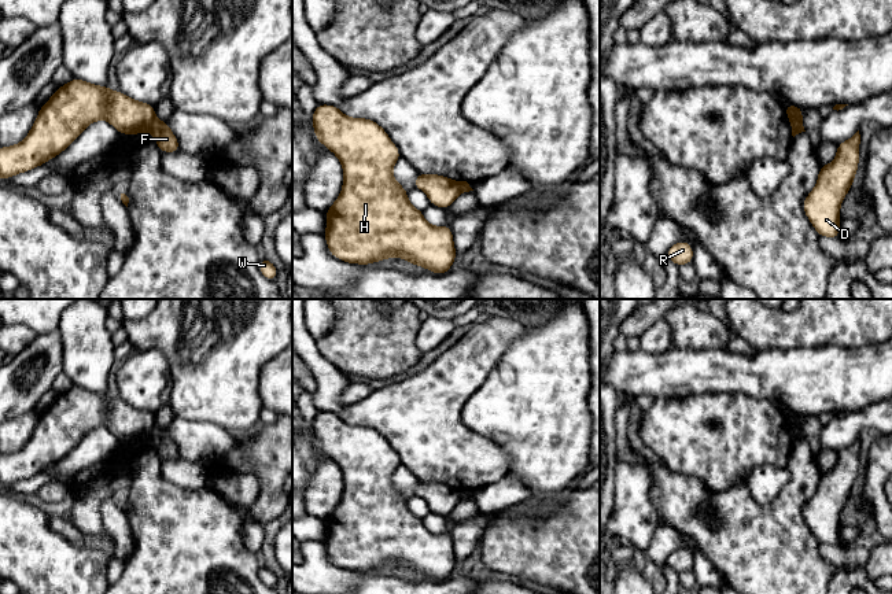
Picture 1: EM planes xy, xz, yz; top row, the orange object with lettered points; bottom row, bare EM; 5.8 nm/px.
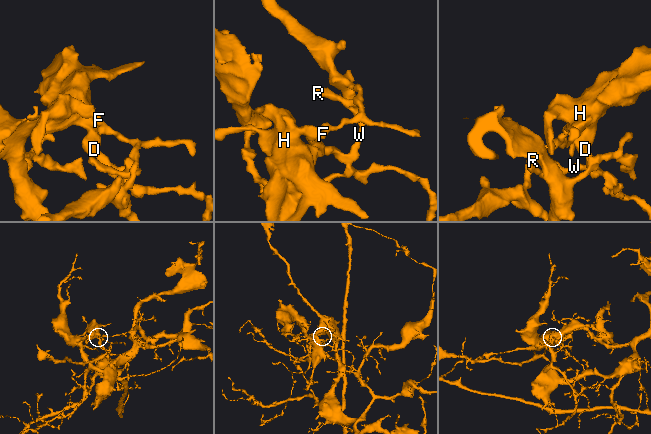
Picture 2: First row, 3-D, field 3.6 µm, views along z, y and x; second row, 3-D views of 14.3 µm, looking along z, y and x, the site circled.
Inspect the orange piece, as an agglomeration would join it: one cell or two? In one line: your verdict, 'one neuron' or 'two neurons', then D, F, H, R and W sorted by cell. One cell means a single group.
two neurons; D H R W / F

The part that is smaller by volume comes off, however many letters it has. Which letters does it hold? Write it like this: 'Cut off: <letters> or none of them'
Cut off: D, H, R, W

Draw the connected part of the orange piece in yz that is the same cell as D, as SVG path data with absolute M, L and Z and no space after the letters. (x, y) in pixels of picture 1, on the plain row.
M858 438L849 447L843 449L837 453L837 462L834 468L829 472L821 473L818 490L803 509L804 520L819 543L834 546L840 545L840 512L847 503L848 497L855 487L856 476L859 472L859 451L860 442Z

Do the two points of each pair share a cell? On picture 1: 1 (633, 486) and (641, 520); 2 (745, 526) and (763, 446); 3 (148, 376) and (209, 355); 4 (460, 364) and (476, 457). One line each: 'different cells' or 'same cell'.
1: same cell
2: different cells
3: different cells
4: same cell

